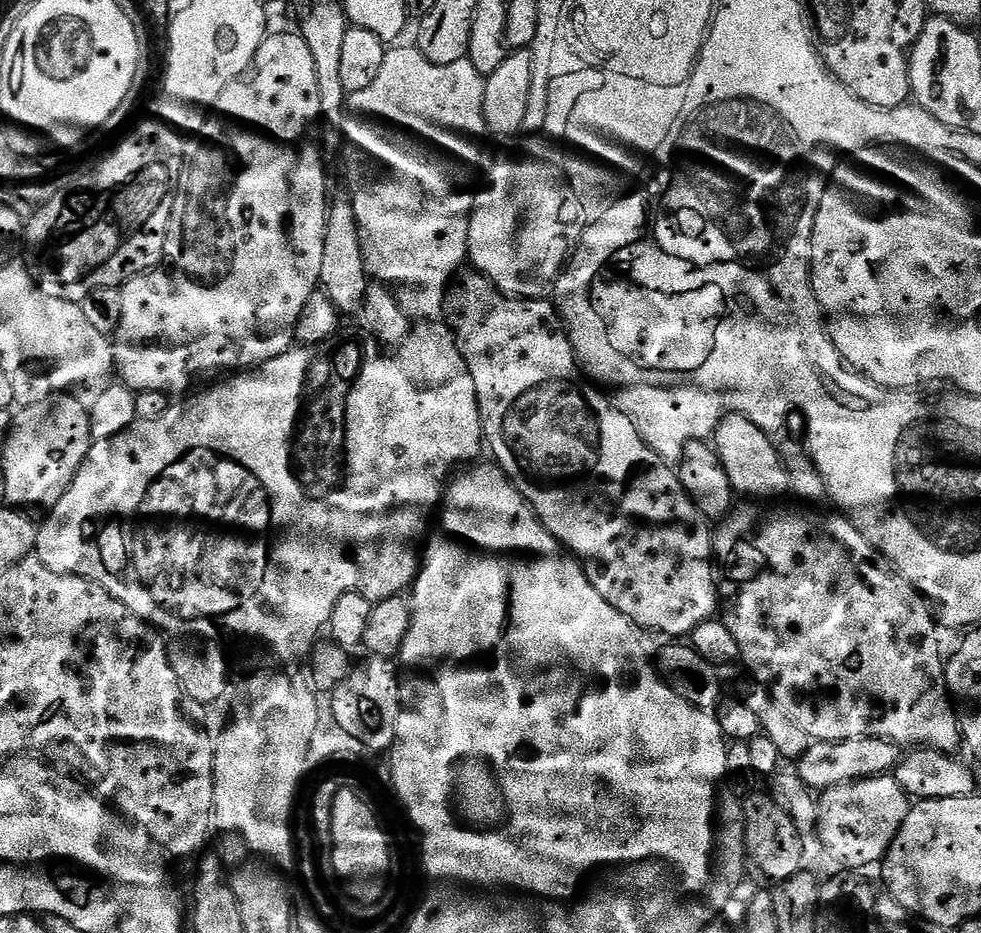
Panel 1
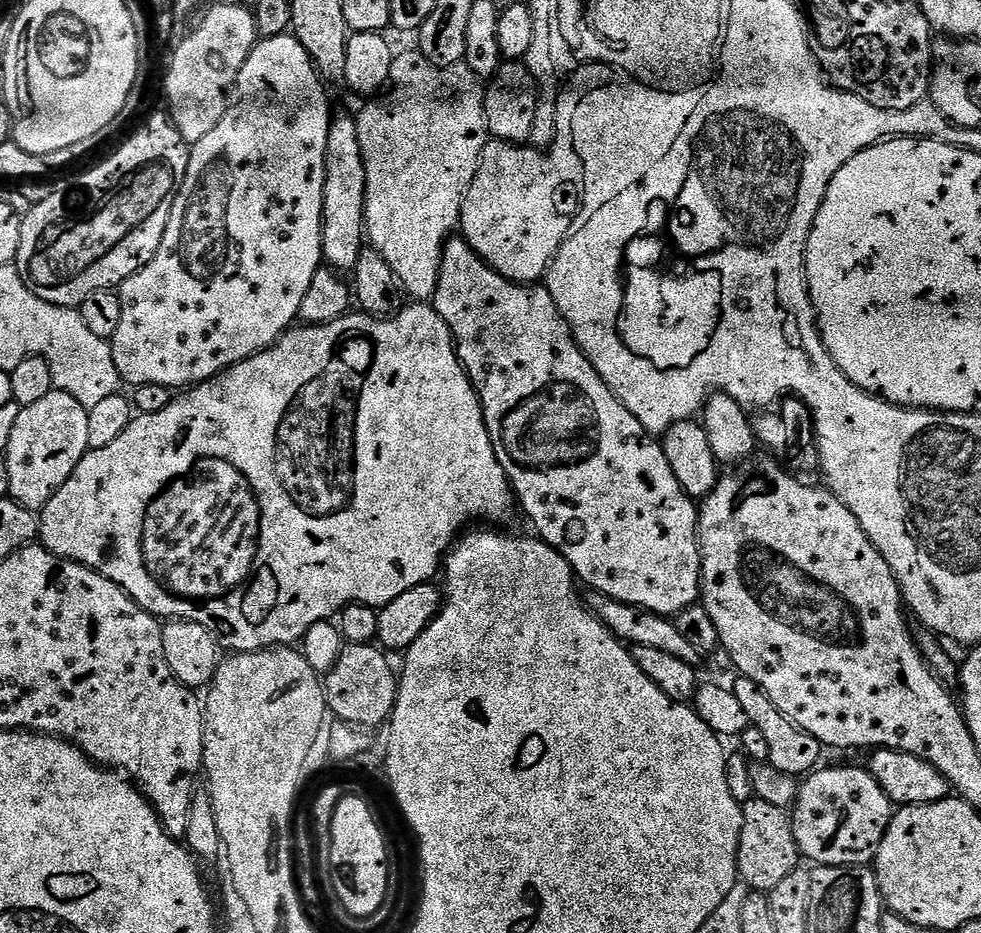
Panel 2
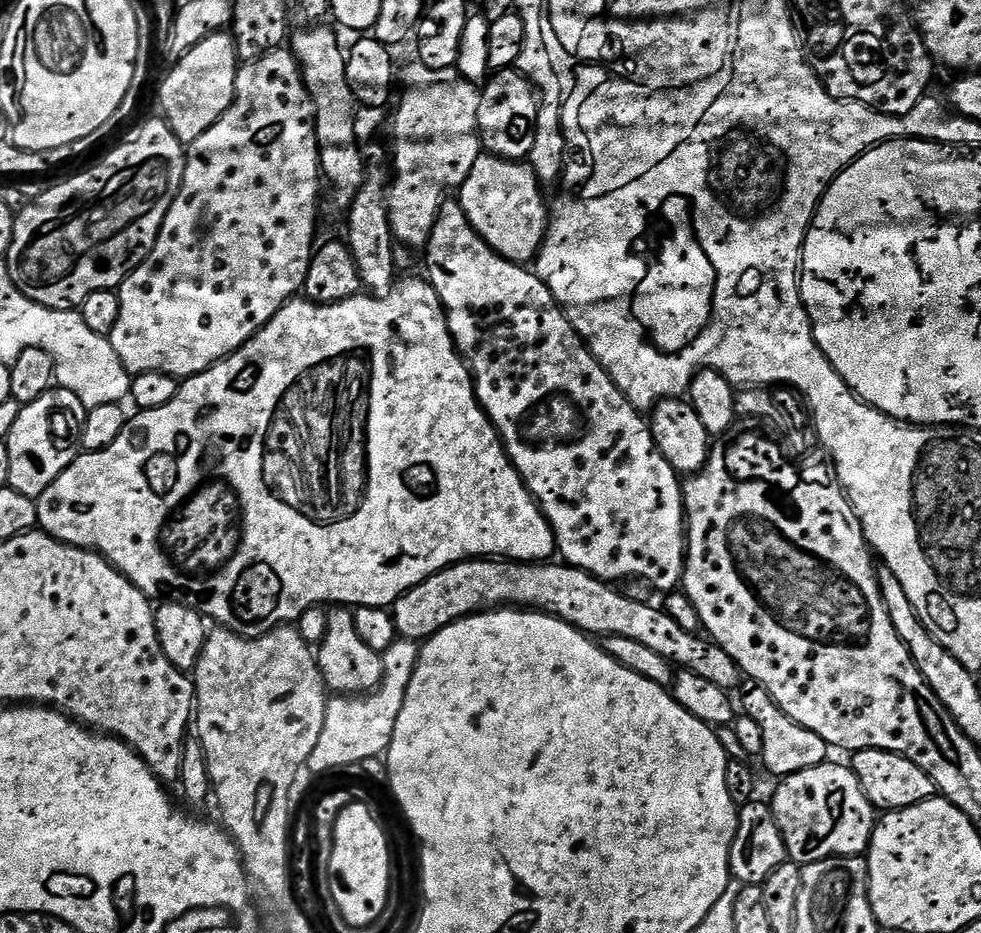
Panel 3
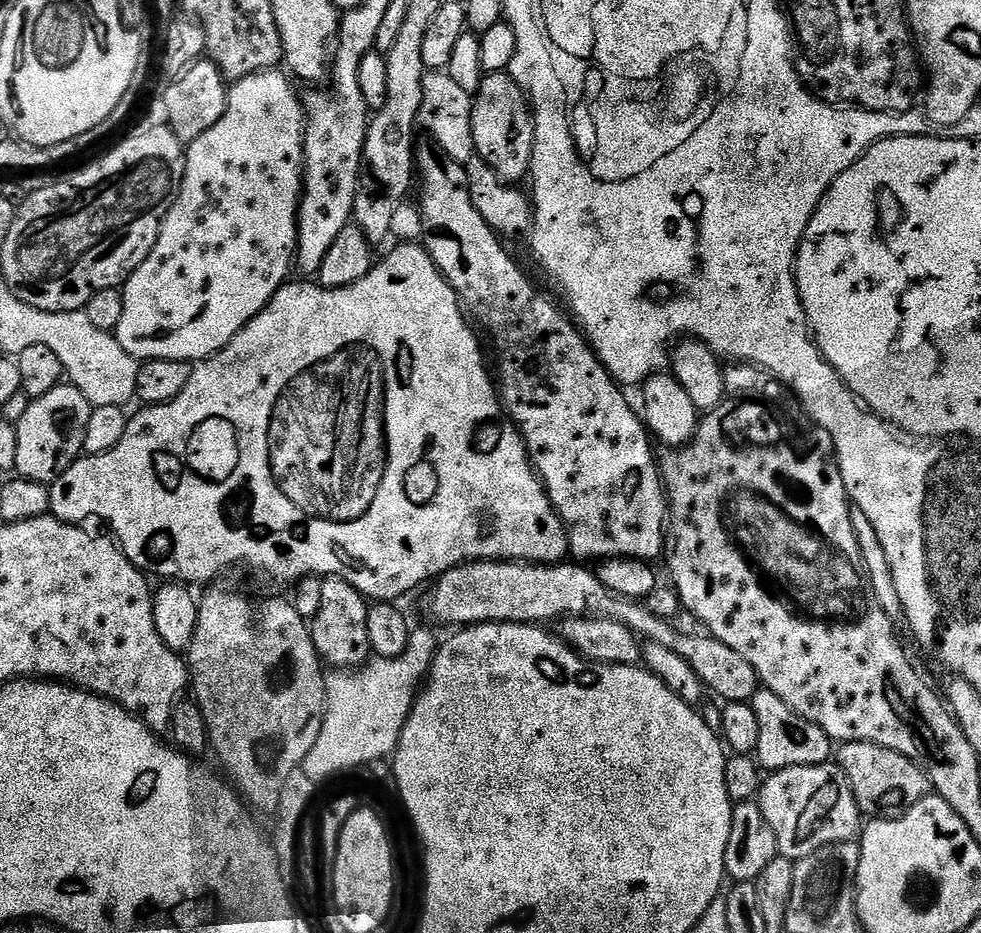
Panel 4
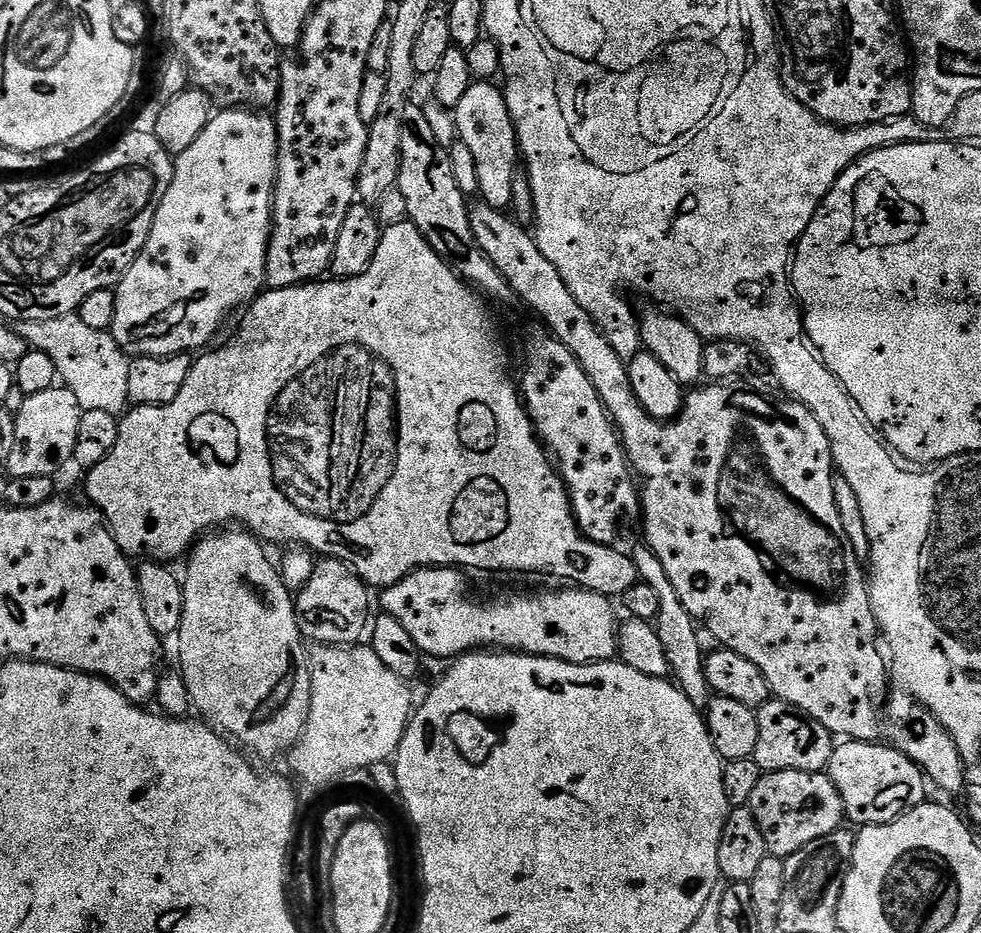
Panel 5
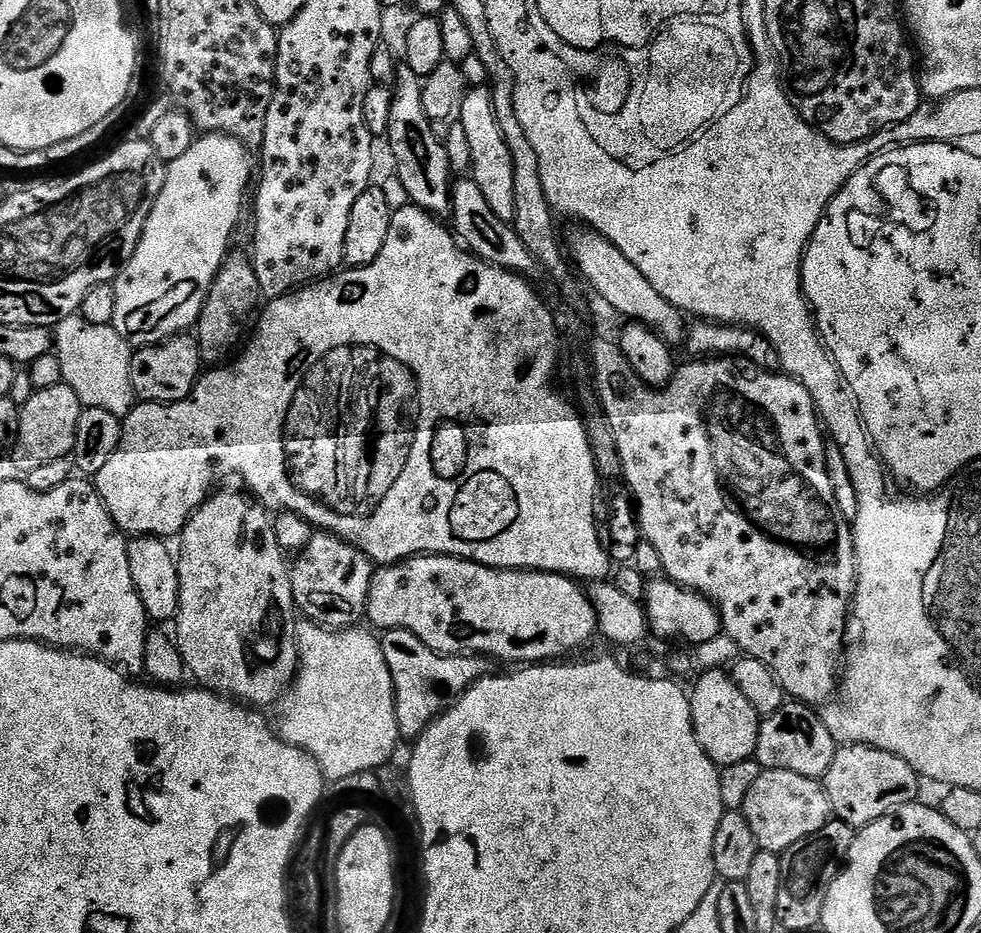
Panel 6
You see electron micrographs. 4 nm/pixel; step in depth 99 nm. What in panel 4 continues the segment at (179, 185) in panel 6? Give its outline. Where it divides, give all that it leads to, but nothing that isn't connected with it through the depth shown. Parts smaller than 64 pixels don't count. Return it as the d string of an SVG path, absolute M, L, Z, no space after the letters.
M280 70L256 72L253 76L235 81L228 88L228 105L222 118L218 118L218 122L214 122L214 126L210 126L210 130L206 130L206 134L202 134L202 138L187 145L184 175L180 177L180 187L172 203L168 205L164 219L160 222L158 242L154 246L154 250L150 250L148 257L134 269L132 277L125 280L122 285L124 294L122 322L118 322L114 335L122 346L122 350L126 350L126 354L130 354L138 362L145 360L187 360L189 362L207 360L215 352L221 352L271 302L276 291L289 279L288 271L293 271L296 259L296 214L302 195L305 121L301 97L299 95L296 97L291 83L293 84L293 81Z

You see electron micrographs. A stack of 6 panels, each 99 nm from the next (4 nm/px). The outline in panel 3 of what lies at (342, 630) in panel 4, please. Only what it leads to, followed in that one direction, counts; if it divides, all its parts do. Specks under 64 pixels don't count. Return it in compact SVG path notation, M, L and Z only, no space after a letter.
M348 606L333 607L328 612L328 618L329 626L316 652L316 663L320 666L325 689L341 696L358 696L377 691L384 677L384 657L362 642L353 609Z

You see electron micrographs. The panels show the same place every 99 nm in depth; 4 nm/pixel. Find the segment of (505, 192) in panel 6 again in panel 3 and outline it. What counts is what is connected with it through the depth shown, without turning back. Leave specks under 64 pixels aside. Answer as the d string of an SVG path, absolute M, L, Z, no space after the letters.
M515 70L497 71L489 75L480 93L481 108L477 114L477 126L480 143L491 155L513 162L529 159L527 156L536 144L536 119L540 116L536 92L531 81Z

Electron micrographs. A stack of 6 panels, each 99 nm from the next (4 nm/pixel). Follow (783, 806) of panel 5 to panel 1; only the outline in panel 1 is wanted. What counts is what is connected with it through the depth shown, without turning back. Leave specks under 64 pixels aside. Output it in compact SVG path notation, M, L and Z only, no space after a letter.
M895 775L872 776L868 780L855 780L849 784L839 784L836 788L825 788L819 793L819 827L818 840L830 854L848 870L859 870L870 863L883 861L890 850L902 822L906 822L910 797L898 786Z

